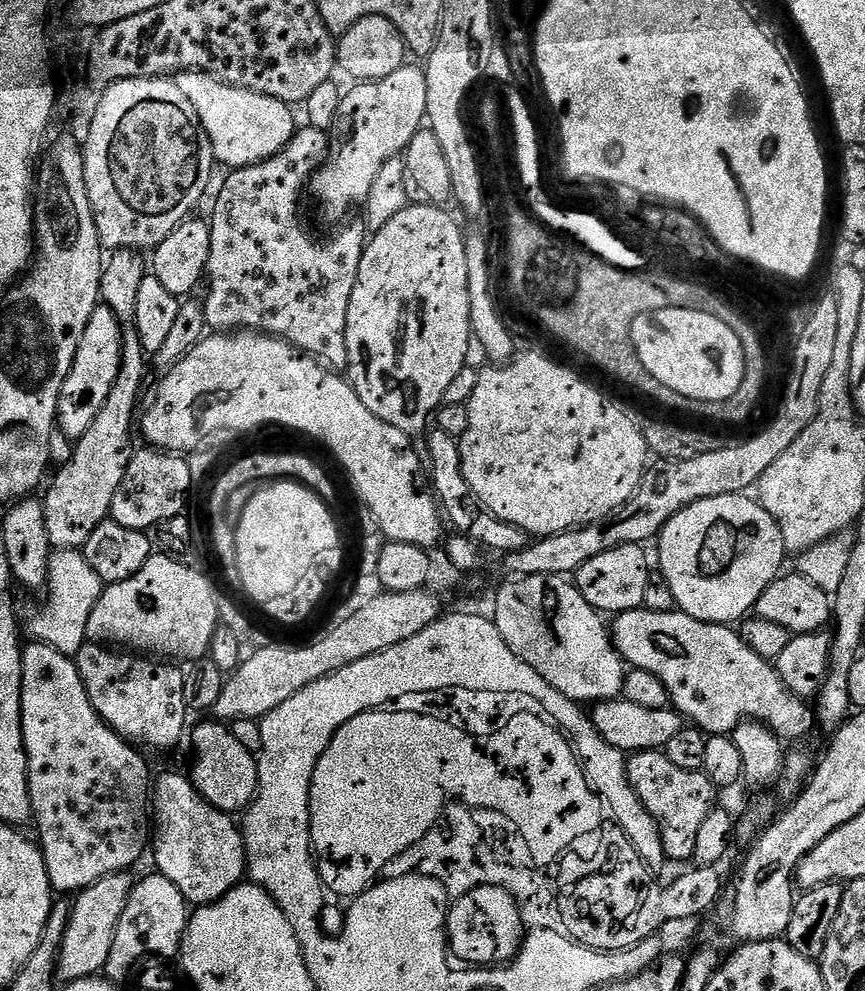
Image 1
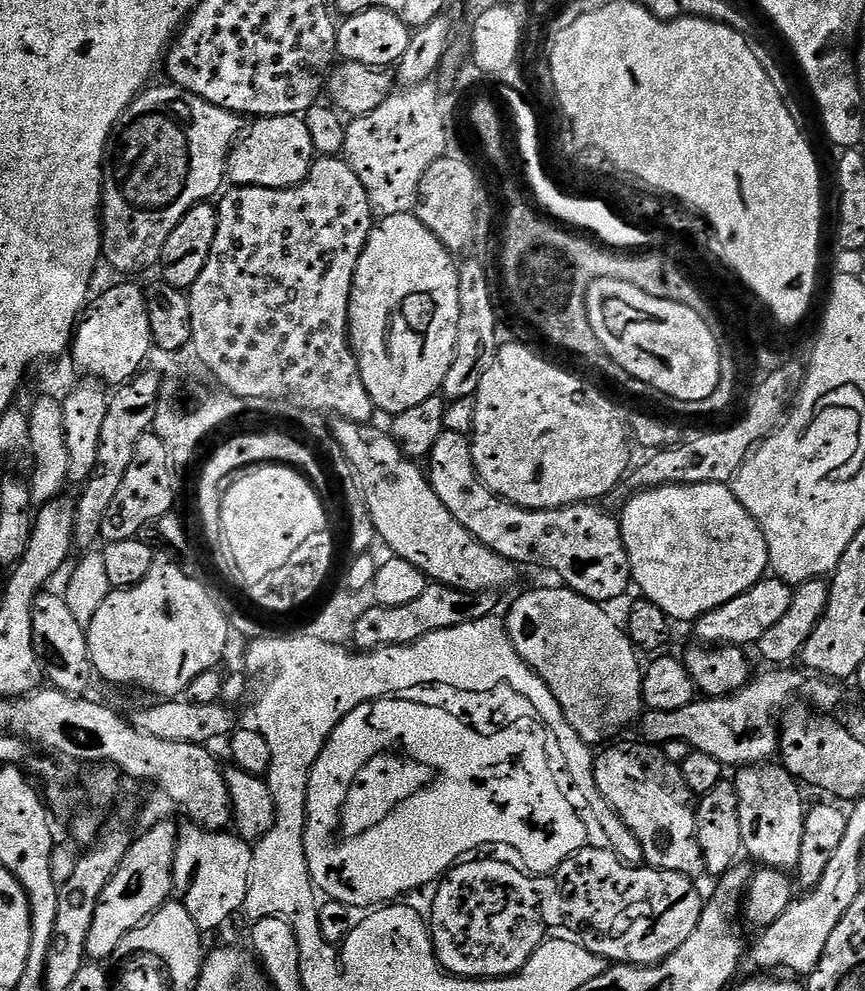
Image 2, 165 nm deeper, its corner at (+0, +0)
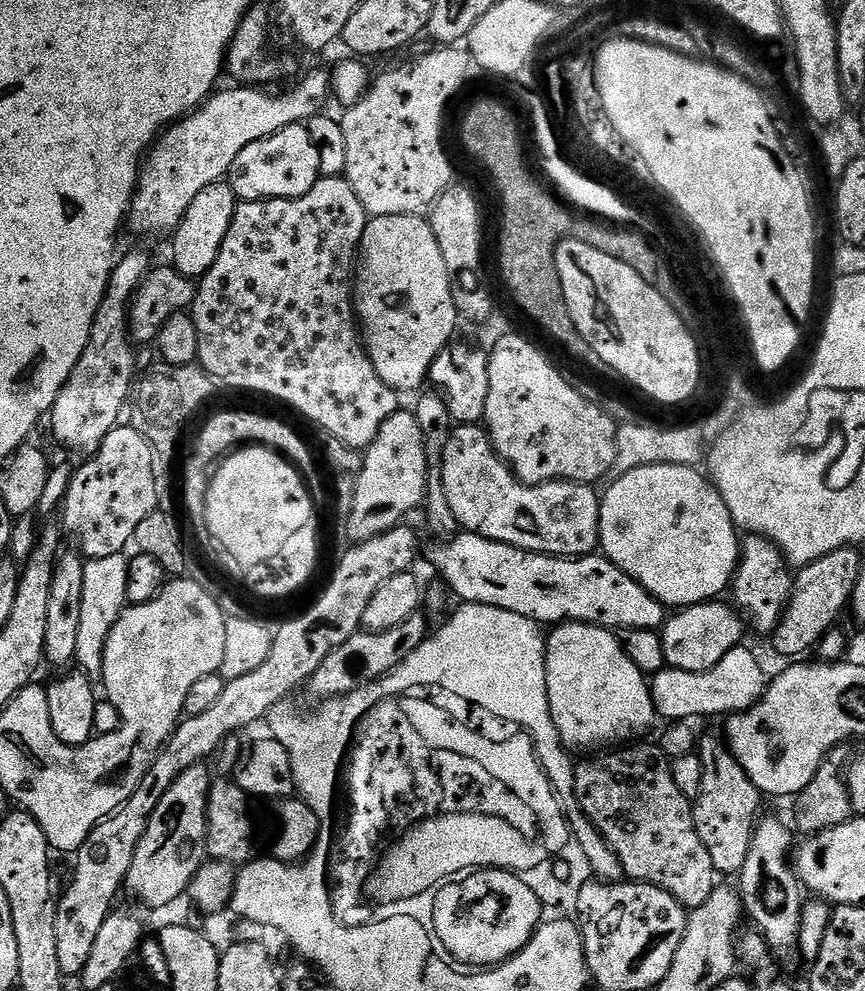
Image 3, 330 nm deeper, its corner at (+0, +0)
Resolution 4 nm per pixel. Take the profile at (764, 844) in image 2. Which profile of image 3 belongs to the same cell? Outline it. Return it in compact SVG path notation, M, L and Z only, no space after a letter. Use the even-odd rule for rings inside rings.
M766 816L757 823L756 833L750 844L750 854L746 854L746 866L742 866L738 877L738 891L745 913L749 917L752 915L752 920L756 923L753 924L755 931L764 935L772 948L773 957L792 960L798 956L800 919L806 896L790 859L794 852L793 829L784 828L782 821Z

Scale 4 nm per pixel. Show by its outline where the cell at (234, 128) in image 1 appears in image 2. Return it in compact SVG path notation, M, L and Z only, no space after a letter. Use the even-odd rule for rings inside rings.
M261 116L253 124L256 125L249 132L247 129L232 149L227 179L241 188L292 188L301 184L317 155L306 122L300 116Z

